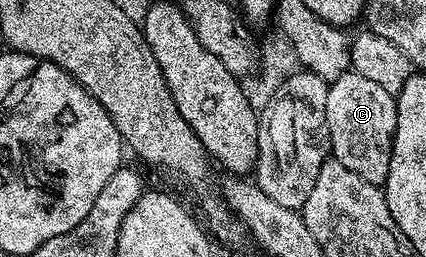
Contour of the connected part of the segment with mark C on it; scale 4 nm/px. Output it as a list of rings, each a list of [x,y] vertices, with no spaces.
[[[353,69],[345,71],[339,79],[333,80],[328,86],[328,105],[326,120],[330,134],[330,153],[333,159],[340,161],[352,173],[364,177],[372,185],[382,187],[388,177],[388,165],[392,161],[392,141],[396,133],[396,109],[398,104],[395,96],[388,93],[381,85],[368,81],[368,77],[360,77]]]

